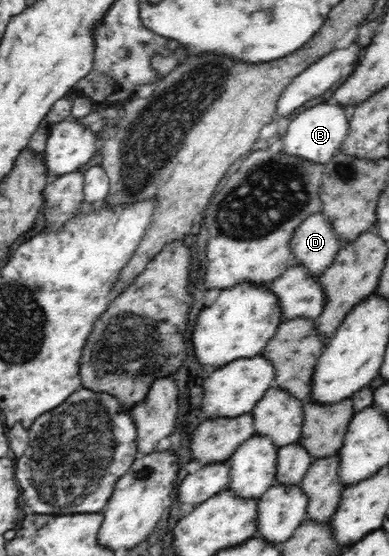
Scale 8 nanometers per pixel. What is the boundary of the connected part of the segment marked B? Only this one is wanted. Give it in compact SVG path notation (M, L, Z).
M323 102L318 106L309 108L291 119L284 137L282 148L287 153L300 156L305 160L312 160L313 163L327 165L340 152L340 146L348 135L350 110L340 102Z

